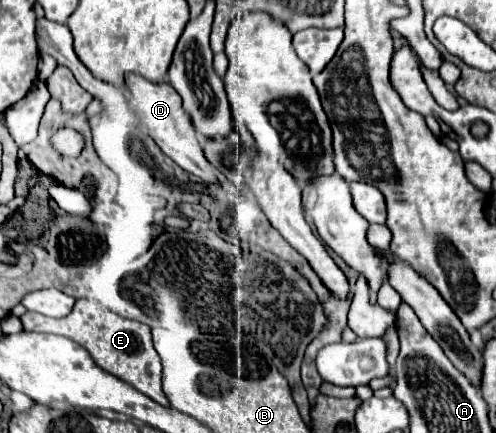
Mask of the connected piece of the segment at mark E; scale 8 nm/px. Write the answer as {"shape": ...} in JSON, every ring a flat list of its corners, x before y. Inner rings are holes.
{"shape":[[74,299,74,309,70,315,62,317,62,319,50,319,46,315,38,315,38,313,26,313,22,315,22,323,26,331,40,331,40,333,56,333,56,335,64,335,72,341,76,341,78,345,82,345,92,359,108,373,112,373,114,377,130,383,134,389,142,391,144,395,148,395,150,399,154,399,160,405,168,405,168,399,162,391,160,385,160,377,162,377,162,365,160,365,160,357,158,353,152,349,152,337,150,337,150,327,132,319,124,319,116,313,112,313,110,309,102,307,98,301,90,301,90,299]]}

